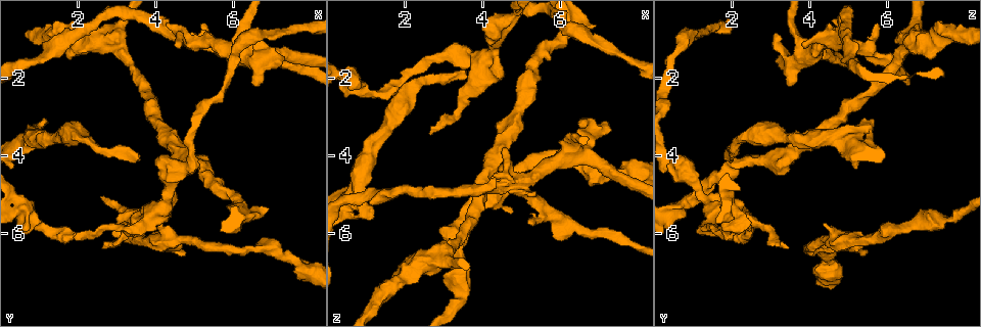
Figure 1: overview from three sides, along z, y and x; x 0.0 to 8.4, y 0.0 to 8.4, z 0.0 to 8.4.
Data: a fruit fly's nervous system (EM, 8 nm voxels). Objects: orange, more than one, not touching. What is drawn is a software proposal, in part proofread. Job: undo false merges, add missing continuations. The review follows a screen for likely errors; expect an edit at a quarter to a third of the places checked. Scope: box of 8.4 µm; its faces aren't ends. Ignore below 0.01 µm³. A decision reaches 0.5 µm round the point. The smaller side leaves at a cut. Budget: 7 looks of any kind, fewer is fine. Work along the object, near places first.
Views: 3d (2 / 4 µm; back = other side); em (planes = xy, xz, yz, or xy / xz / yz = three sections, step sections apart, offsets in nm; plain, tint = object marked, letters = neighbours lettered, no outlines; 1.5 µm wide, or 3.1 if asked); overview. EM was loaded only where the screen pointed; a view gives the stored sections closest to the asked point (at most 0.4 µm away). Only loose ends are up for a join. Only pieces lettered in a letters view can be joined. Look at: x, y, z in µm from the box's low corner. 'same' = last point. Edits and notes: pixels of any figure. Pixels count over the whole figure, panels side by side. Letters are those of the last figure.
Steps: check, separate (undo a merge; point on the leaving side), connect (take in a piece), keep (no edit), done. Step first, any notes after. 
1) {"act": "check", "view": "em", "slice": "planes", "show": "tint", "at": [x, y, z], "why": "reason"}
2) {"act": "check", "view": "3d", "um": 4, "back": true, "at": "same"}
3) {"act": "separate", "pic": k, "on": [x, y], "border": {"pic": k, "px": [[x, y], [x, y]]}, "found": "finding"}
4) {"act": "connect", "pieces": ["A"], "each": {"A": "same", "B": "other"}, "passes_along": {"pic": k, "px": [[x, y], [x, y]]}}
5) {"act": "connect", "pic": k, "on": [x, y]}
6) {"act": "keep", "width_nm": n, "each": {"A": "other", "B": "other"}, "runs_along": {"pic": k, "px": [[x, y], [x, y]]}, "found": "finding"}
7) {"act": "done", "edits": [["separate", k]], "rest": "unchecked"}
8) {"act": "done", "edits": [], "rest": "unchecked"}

{"act": "check", "view": "3d", "um": 4, "at": [2.35, 0.95, 6.85], "why": "thick turns thin"}

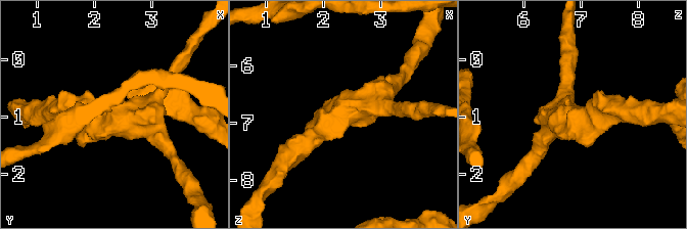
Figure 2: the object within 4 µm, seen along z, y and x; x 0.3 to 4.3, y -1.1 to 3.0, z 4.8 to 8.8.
{"act": "check", "view": "em", "slice": "planes", "show": "letters", "at": [2.30, 1.00, 6.75], "arms": 4}

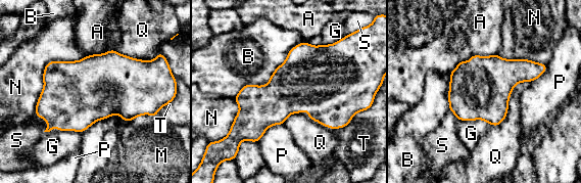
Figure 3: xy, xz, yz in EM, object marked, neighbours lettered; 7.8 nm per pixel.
{"act": "keep", "each": {"A": "other", "B": "other", "G": "other", "M": "other", "N": "other", "P": "other", "Q": "other", "S": "other", "T": "other"}, "border": {"pic": 3, "px": [[302, 41], [234, 98]]}, "found": "one neuron here"}

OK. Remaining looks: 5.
{"act": "check", "view": "em", "slice": "planes", "show": "letters", "at": [4.70, 6.45, 5.50], "why": "branch stops here"}

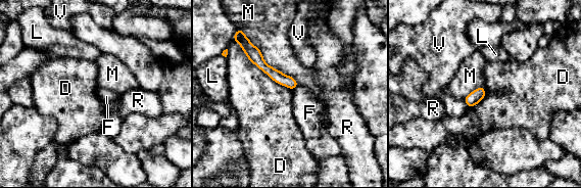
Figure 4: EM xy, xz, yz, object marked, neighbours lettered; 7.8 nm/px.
{"act": "keep", "each": {"D": "other", "F": "other", "L": "other", "M": "other", "R": "other", "V": "other"}, "runs_along": {"pic": 4, "px": [[246, 48], [269, 71], [294, 85]]}, "found": "no lettered piece goes on from it"}

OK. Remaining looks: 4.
{"act": "check", "view": "3d", "um": 2, "at": [2.65, 6.40, 3.40], "why": "thin end"}

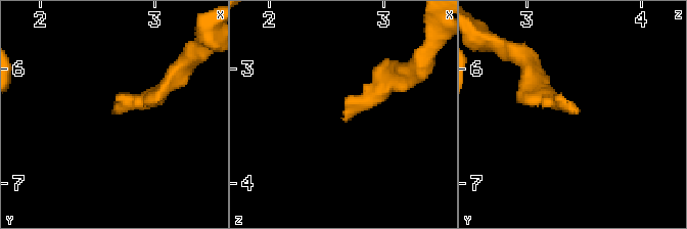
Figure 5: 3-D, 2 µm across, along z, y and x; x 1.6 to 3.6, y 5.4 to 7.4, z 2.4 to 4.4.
{"act": "check", "view": "em", "slice": "yz", "step": 8, "show": "tint", "at": [2.66, 6.36, 3.42]}

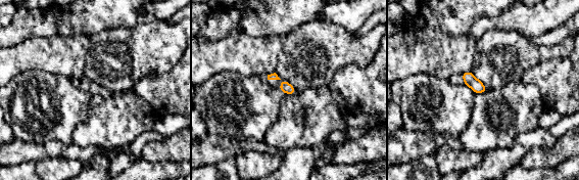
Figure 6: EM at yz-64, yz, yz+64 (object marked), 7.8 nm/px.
{"act": "check", "view": "em", "slice": "planes", "show": "letters", "at": "same"}

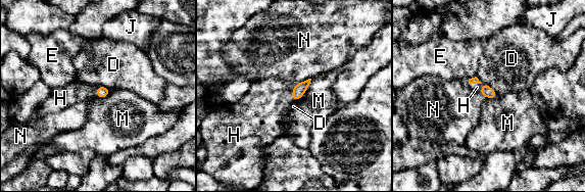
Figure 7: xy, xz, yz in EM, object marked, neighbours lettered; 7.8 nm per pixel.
{"act": "connect", "pieces": ["H"], "width_nm": 90, "each": {"D": "other", "E": "other", "H": "same", "J": "other", "M": "other", "N": "other"}, "passes_along": {"pic": 7, "px": [[475, 80], [477, 83], [477, 87]]}, "found": "it goes on there"}

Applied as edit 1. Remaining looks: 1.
{"act": "done", "edits": [["connect", 7]], "rest": "unchecked"}

